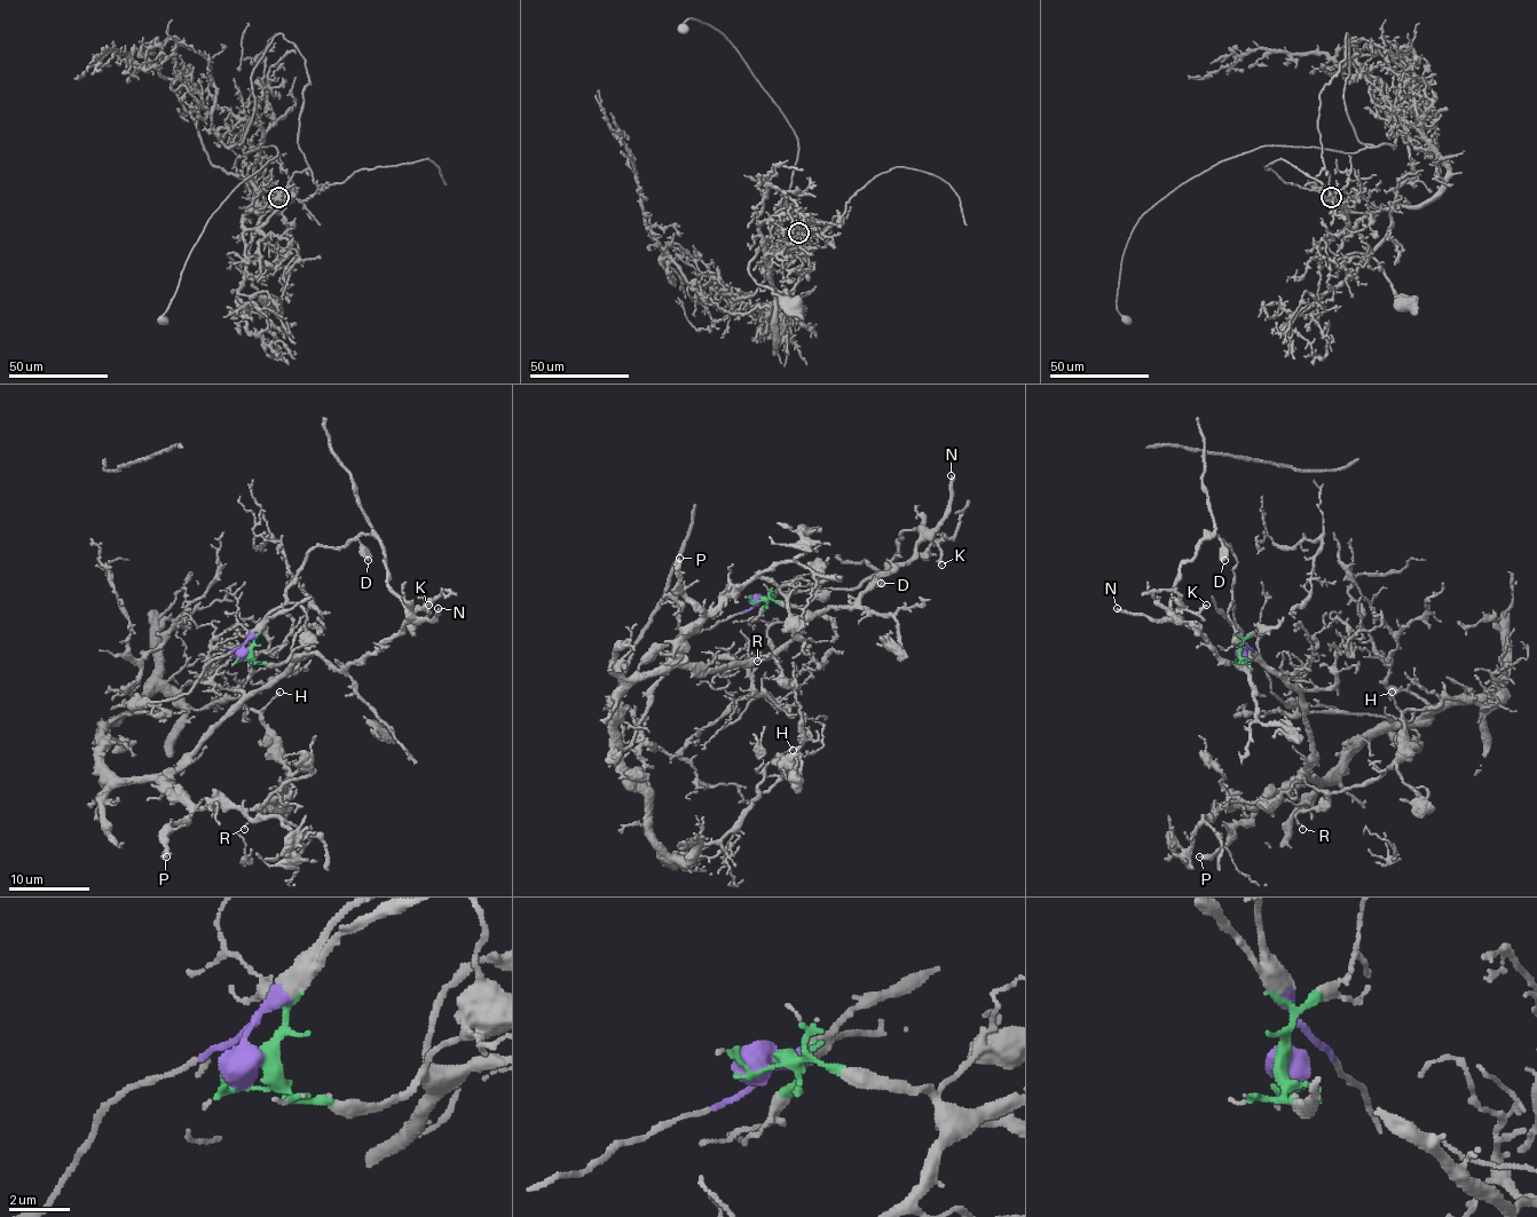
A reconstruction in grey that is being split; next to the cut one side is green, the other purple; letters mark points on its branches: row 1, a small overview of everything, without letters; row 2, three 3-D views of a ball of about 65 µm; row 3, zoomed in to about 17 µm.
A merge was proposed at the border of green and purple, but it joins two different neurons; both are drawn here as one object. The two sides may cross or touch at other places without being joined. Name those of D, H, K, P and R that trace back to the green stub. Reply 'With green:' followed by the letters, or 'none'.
With green: H, K, P, R

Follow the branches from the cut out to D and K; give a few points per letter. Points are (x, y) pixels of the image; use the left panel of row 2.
D: (245, 652), (243, 643), (247, 637), (286, 600), (286, 589), (316, 546), (345, 546), (356, 539), (369, 560)
K: (247, 652), (260, 663), (308, 655), (359, 663), (399, 634), (414, 615), (427, 613), (427, 605)

